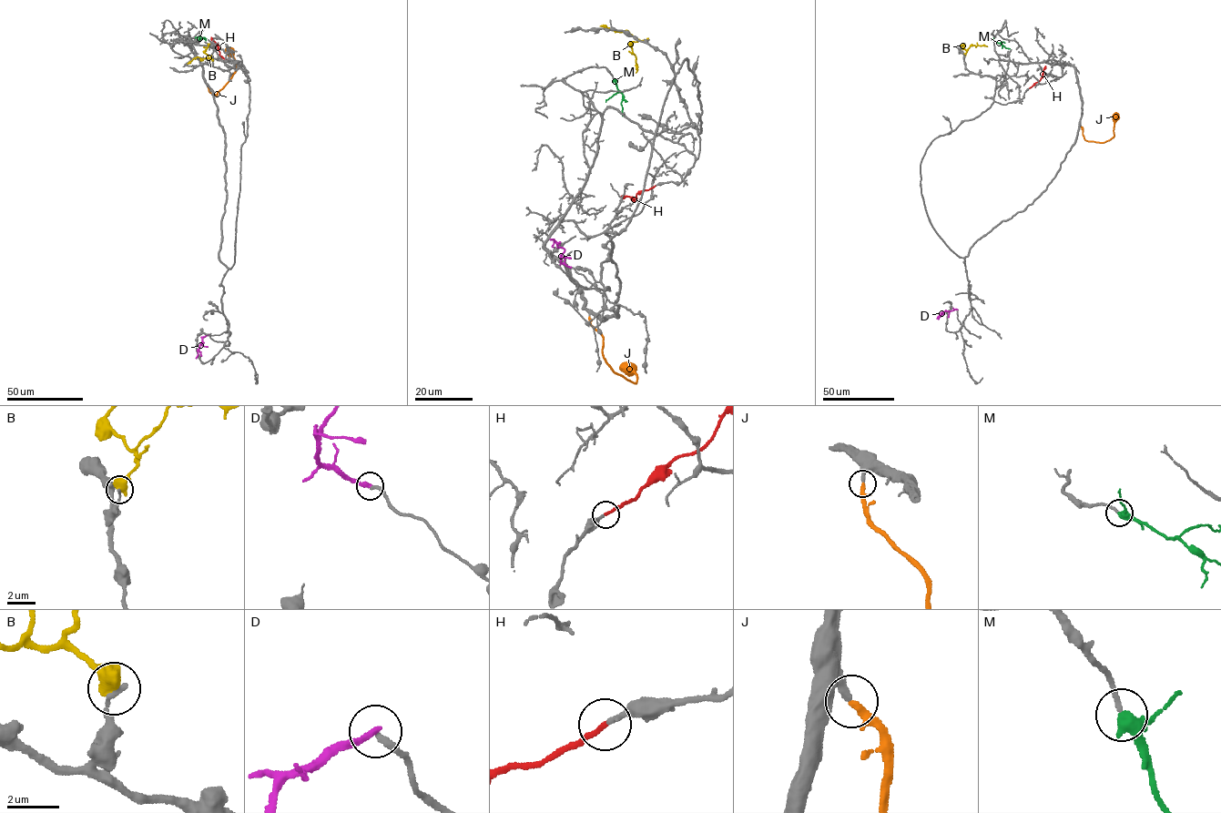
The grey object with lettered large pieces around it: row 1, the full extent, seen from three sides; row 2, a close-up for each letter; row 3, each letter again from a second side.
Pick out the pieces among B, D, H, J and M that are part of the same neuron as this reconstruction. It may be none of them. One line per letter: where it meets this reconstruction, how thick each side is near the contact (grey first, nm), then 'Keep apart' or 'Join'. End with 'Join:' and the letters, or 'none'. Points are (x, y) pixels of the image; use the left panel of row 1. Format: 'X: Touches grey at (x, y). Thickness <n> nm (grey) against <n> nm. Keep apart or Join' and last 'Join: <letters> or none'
B: Touches grey at (213, 61). Thickness 180 nm (grey) against 700 nm. Keep apart
D: Touches grey at (208, 334). Thickness 240 nm (grey) against 260 nm. Keep apart
H: Touches grey at (228, 61). Thickness 220 nm (grey) against 220 nm. Join
J: Touches grey at (207, 86). Thickness 260 nm (grey) against 200 nm. Join
M: Touches grey at (198, 39). Thickness 170 nm (grey) against 360 nm. Join
Join: H, J, M

